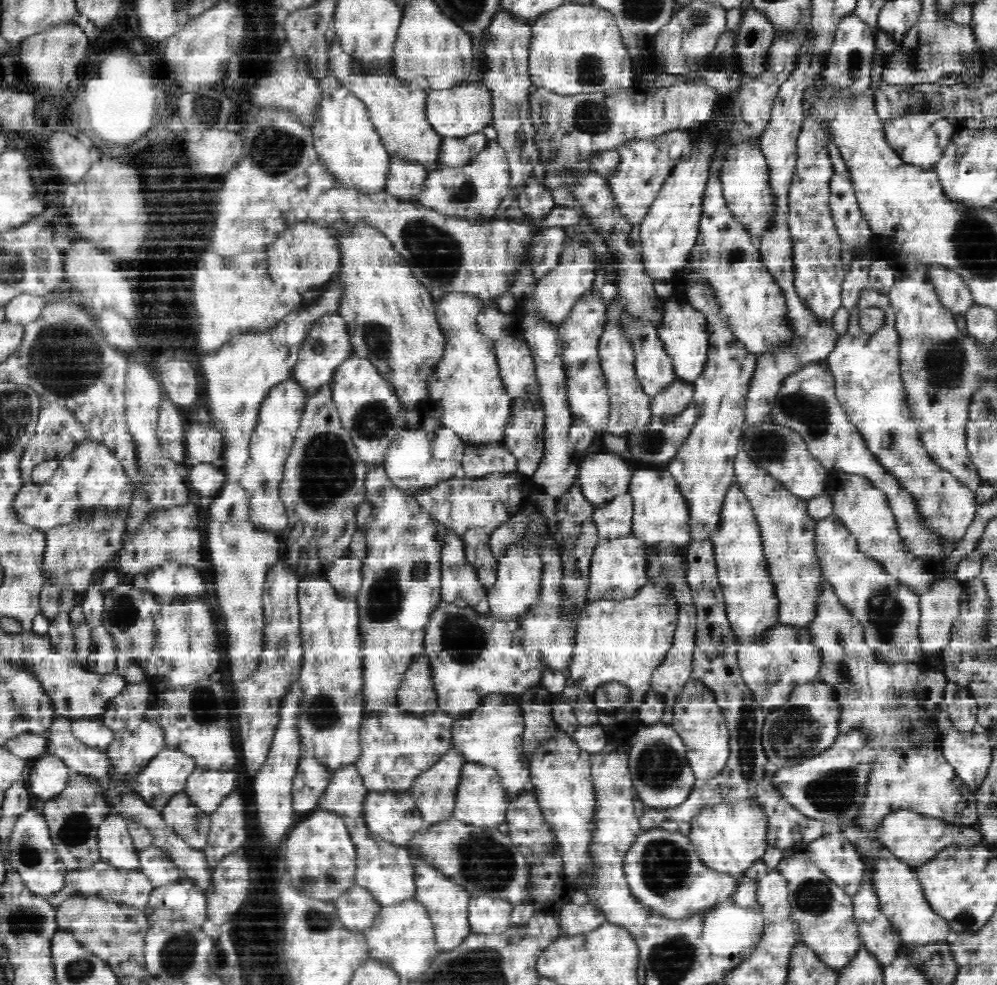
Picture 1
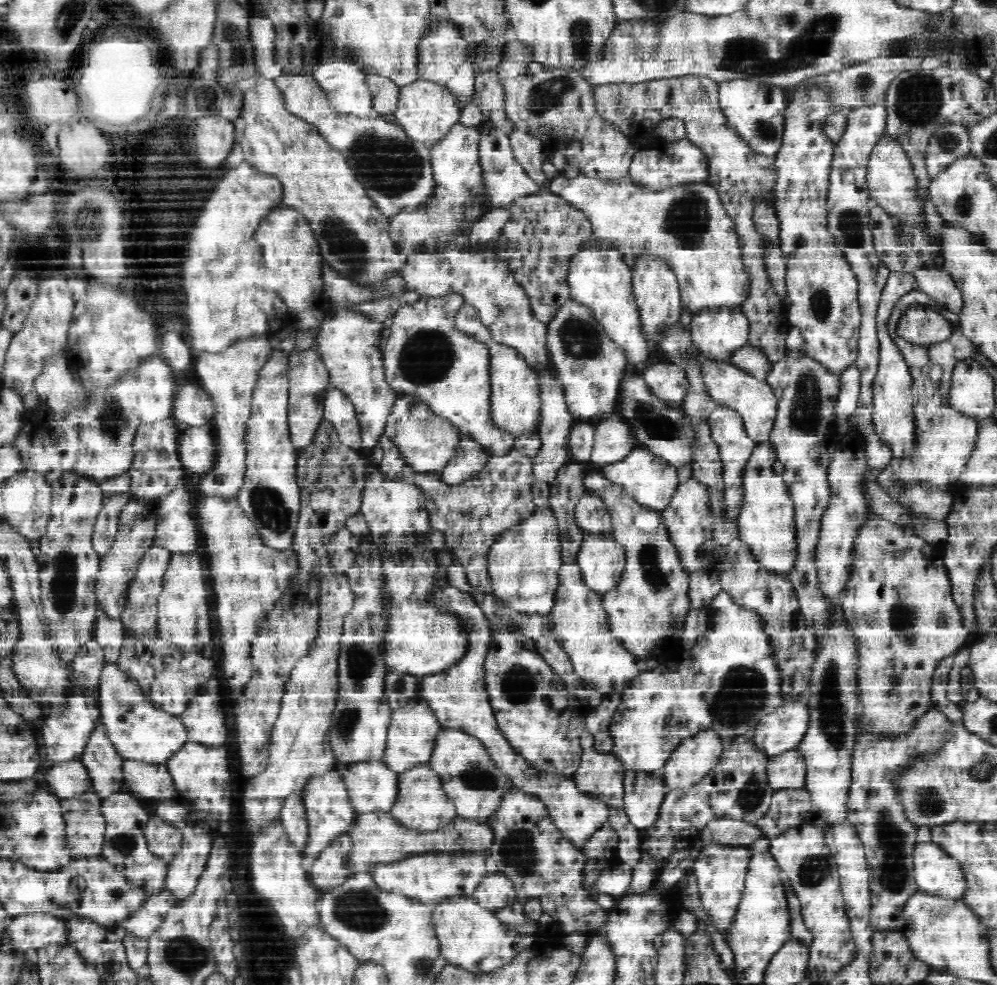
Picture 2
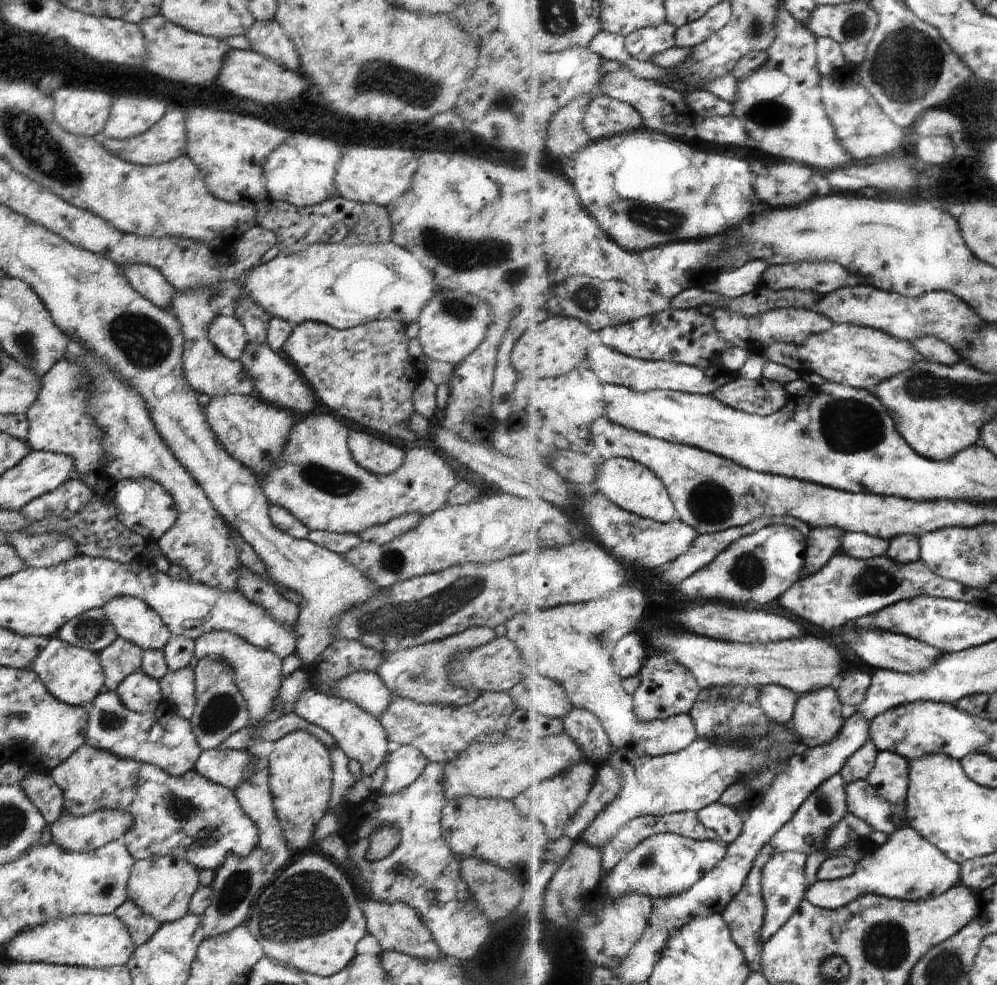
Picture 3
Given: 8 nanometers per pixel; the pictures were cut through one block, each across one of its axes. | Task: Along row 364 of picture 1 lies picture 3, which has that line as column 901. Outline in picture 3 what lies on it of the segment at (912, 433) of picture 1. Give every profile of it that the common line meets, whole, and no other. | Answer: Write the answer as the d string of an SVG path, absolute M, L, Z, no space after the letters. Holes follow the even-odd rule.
M904 827L888 836L884 845L870 848L866 858L857 862L853 876L815 882L808 889L805 898L814 906L838 910L841 906L851 904L865 892L903 901L930 900L957 887L959 882L961 883L961 864L950 860L917 830Z

